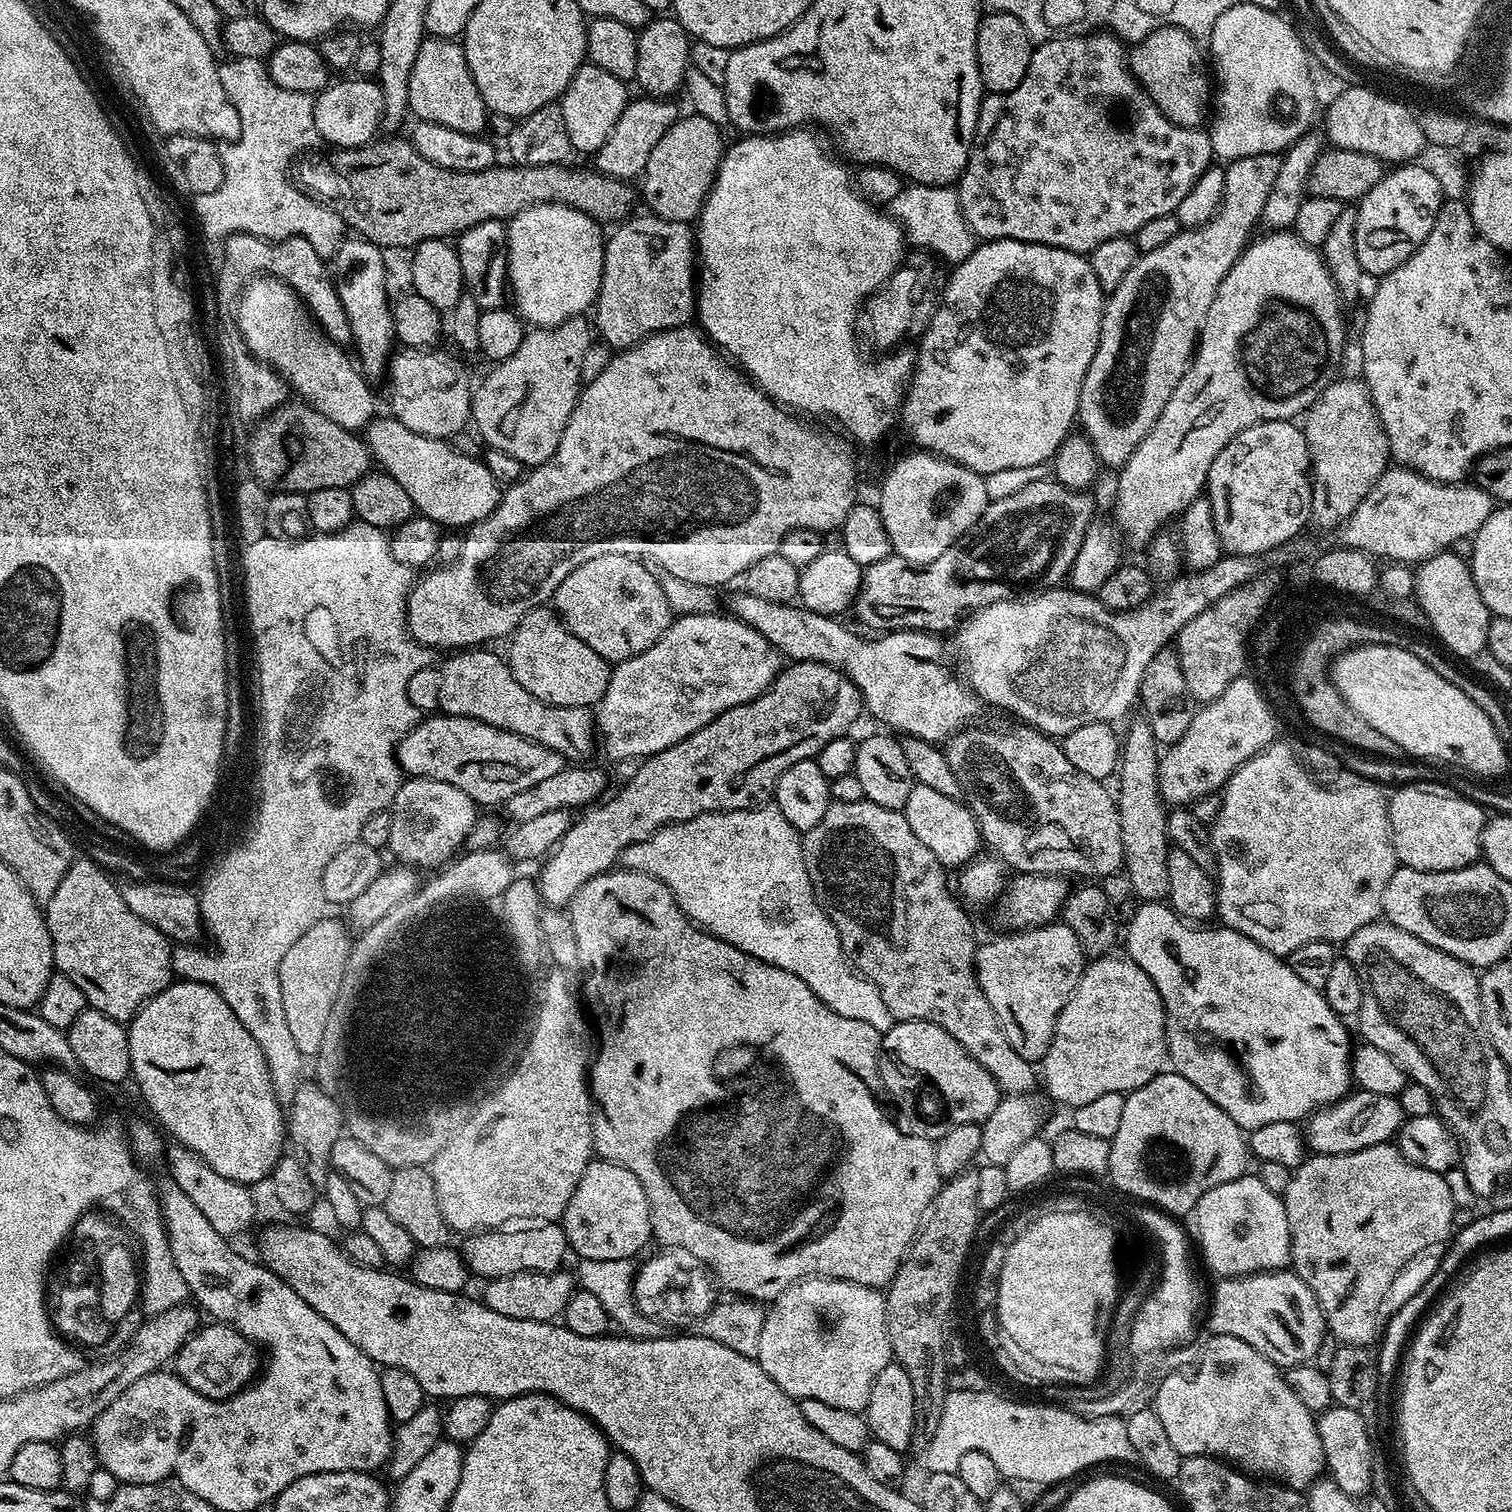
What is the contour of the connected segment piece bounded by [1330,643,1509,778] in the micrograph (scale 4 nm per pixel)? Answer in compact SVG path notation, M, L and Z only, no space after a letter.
M1399 643L1395 644L1361 644L1359 648L1350 648L1346 652L1340 653L1333 659L1330 665L1330 679L1332 685L1336 687L1337 692L1344 699L1344 703L1354 710L1356 716L1361 716L1370 726L1374 726L1374 730L1386 734L1389 745L1401 748L1404 752L1409 752L1409 757L1423 758L1428 762L1436 762L1434 760L1445 760L1448 764L1453 764L1456 768L1465 768L1468 772L1473 772L1476 778L1499 778L1509 771L1508 768L1508 752L1504 749L1504 740L1501 729L1494 727L1490 722L1490 718L1486 718L1486 710L1482 710L1482 706L1476 701L1475 696L1467 696L1462 694L1462 690L1458 690L1458 686L1454 686L1454 682L1446 682L1443 671L1438 668L1426 666L1426 662L1422 662L1422 658L1418 658L1412 653L1411 647L1405 646L1400 648Z

